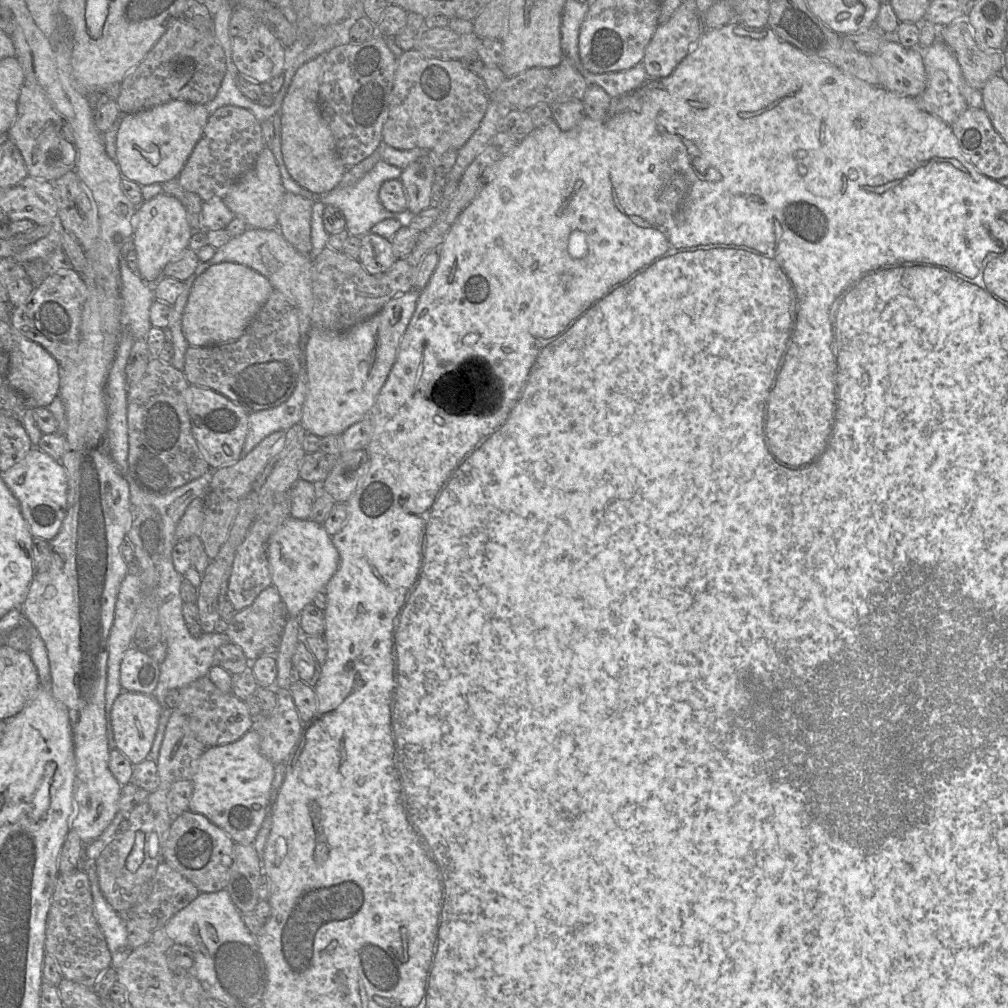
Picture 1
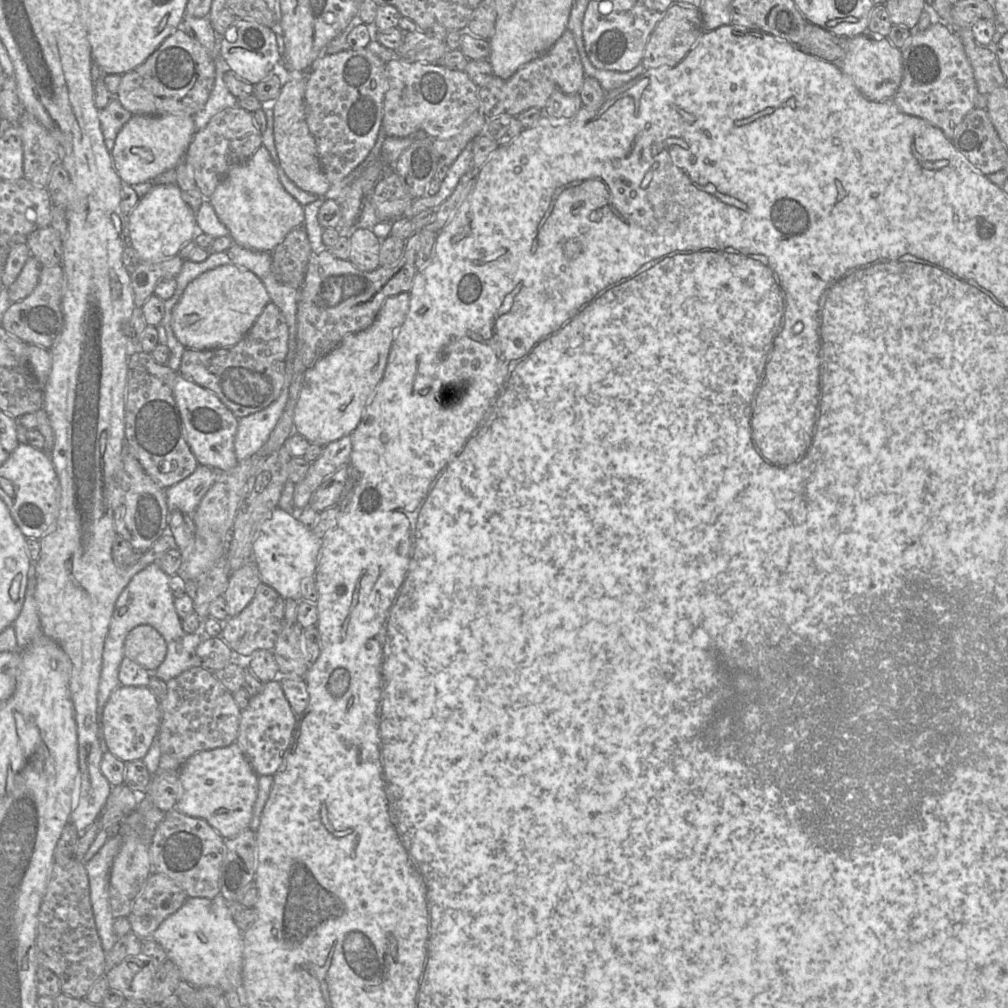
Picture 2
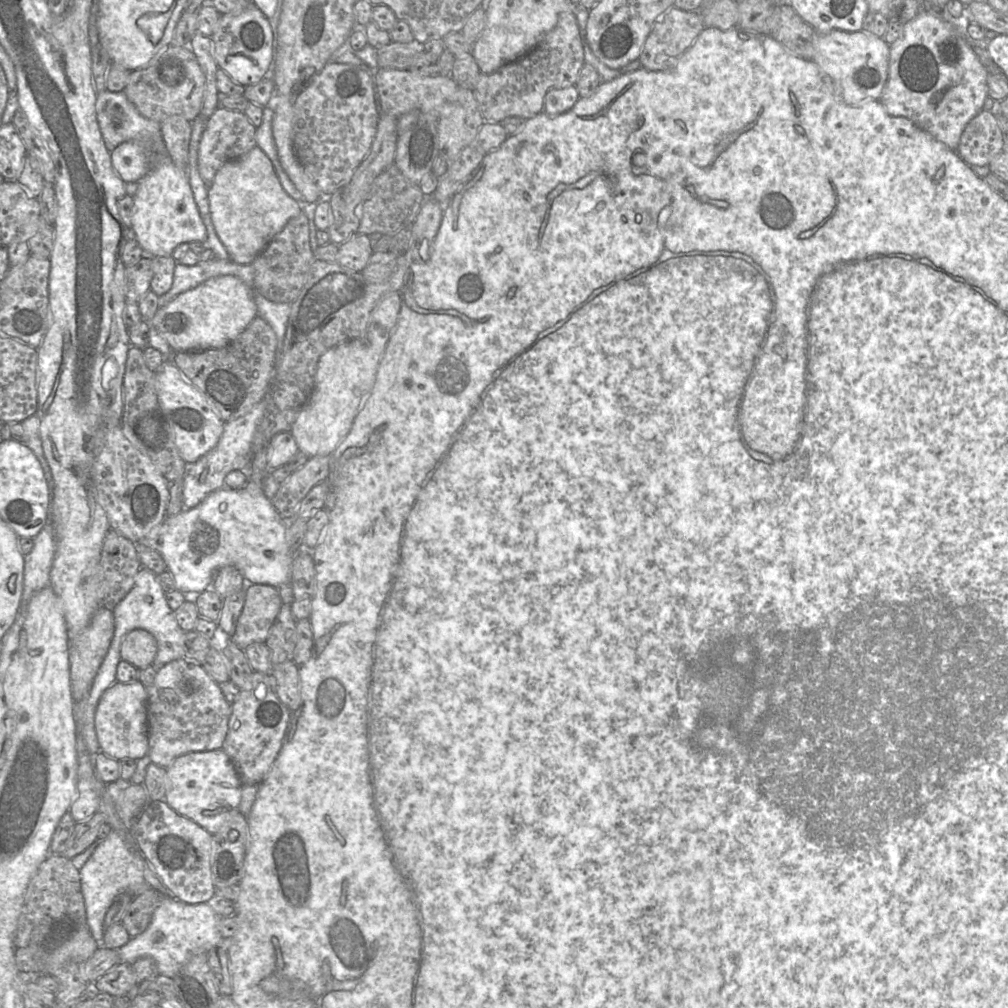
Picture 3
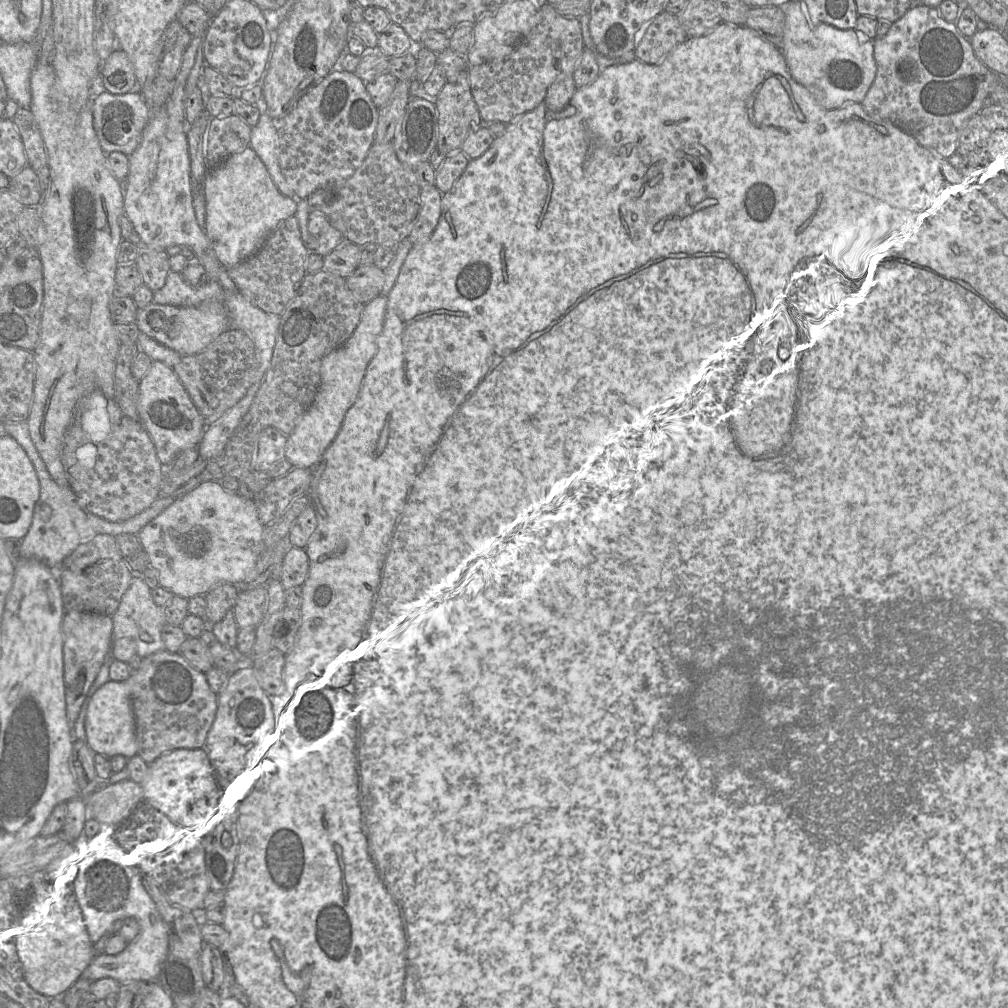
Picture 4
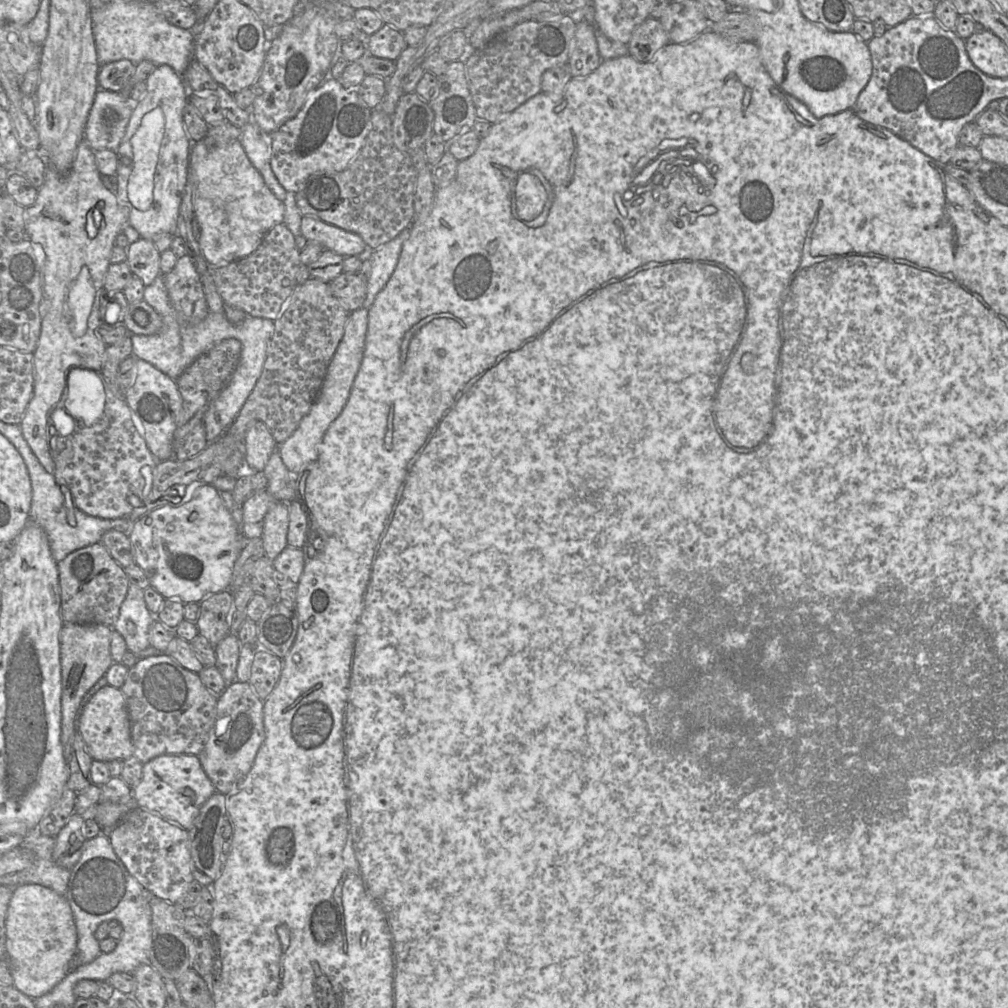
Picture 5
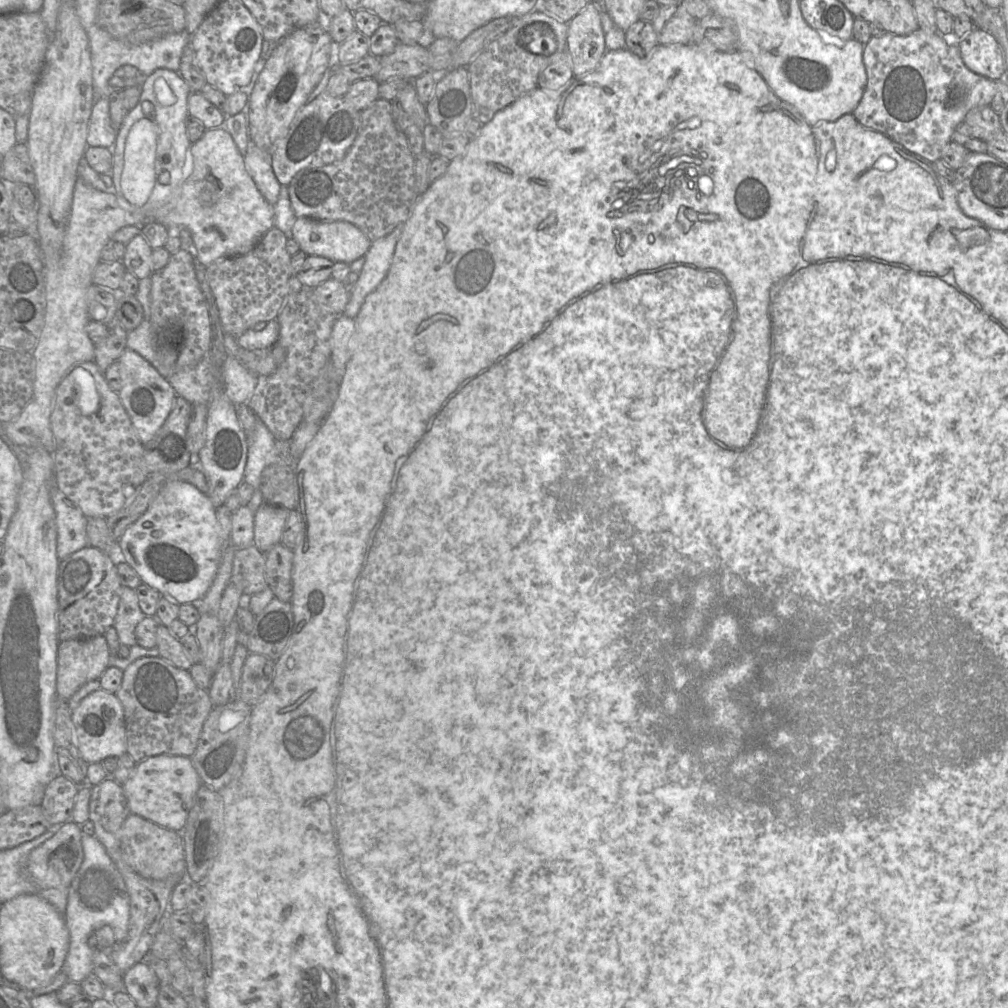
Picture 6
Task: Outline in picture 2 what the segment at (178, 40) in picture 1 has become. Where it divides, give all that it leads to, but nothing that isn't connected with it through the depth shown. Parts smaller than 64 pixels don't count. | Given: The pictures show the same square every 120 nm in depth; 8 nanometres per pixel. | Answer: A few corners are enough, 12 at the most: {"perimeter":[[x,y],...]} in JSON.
{"perimeter":[[179,27],[121,75],[133,115],[194,116],[212,55]]}

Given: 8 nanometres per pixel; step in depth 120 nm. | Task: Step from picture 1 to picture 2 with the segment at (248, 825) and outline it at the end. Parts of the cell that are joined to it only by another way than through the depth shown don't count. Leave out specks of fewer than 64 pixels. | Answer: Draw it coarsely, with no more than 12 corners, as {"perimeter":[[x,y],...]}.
{"perimeter":[[236,742],[178,771],[175,809],[224,839],[249,828],[258,775]]}

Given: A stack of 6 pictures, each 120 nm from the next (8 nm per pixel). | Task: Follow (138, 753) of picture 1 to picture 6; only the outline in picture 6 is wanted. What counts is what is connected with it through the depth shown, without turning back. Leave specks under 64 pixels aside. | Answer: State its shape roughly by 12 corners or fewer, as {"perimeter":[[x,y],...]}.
{"perimeter":[[102,688],[72,710],[87,764],[127,752],[124,709]]}

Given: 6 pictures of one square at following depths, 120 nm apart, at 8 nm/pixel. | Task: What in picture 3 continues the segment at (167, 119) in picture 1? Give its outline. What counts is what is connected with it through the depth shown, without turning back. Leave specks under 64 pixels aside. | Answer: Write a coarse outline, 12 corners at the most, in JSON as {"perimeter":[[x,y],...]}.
{"perimeter":[[139,141],[119,144],[112,167],[126,183],[139,182],[152,168]]}

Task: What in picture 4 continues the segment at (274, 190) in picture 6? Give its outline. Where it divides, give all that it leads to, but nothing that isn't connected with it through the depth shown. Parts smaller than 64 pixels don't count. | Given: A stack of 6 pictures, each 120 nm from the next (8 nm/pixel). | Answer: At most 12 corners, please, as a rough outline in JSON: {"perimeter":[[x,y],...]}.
{"perimeter":[[263,97],[254,105],[258,123],[249,146],[266,166],[278,190],[298,202],[279,166],[276,122]]}

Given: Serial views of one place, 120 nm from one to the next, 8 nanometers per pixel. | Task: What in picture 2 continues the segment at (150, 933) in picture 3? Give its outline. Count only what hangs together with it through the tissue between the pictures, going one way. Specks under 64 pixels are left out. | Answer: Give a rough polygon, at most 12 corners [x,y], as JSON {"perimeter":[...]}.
{"perimeter":[[219,893],[151,937],[194,987],[243,988],[243,932]]}

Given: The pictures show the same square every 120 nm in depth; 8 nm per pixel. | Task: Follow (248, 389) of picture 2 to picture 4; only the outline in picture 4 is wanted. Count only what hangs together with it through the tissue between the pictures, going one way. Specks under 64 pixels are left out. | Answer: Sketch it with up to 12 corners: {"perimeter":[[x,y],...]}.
{"perimeter":[[228,329],[173,370],[207,426],[246,394],[255,346]]}

